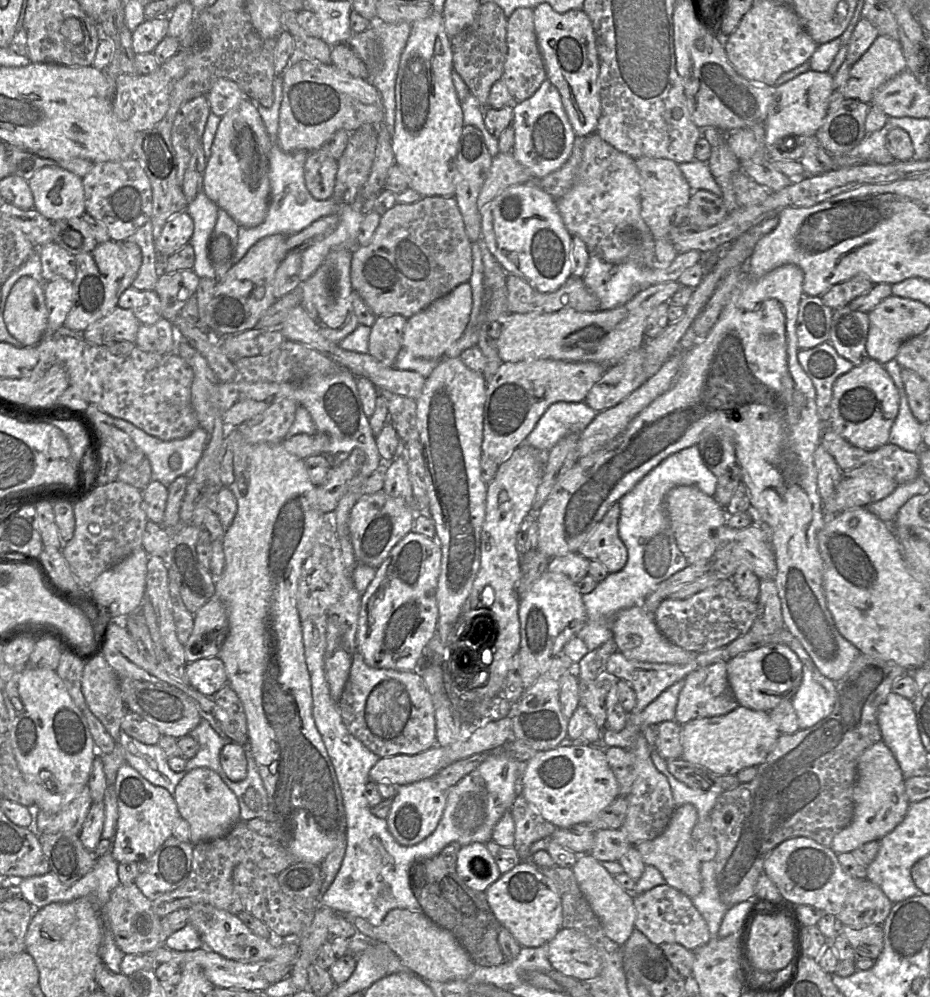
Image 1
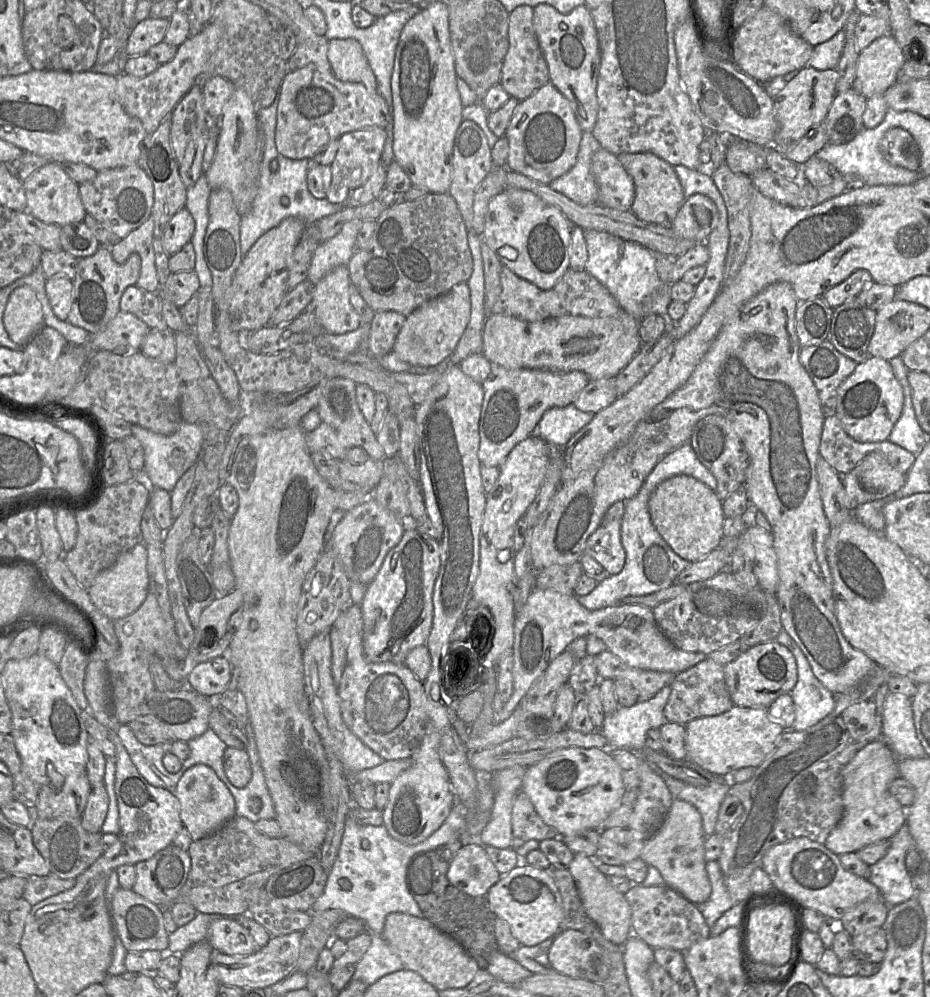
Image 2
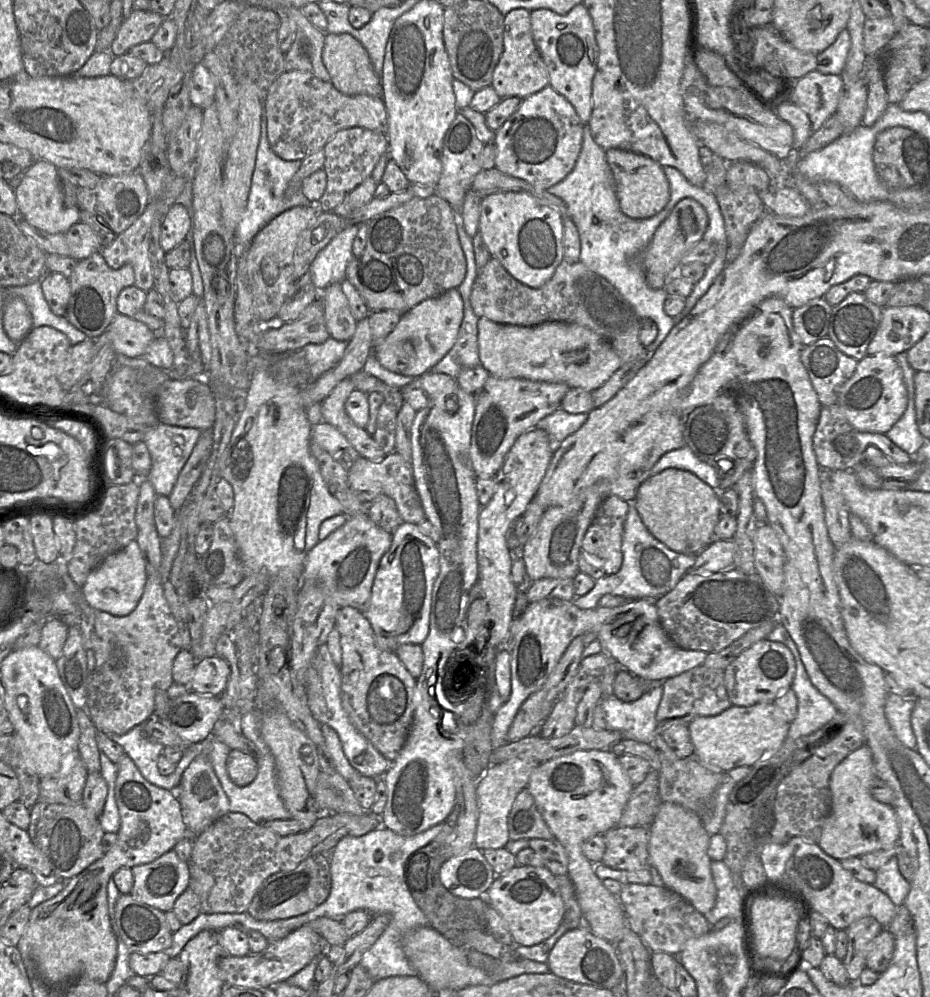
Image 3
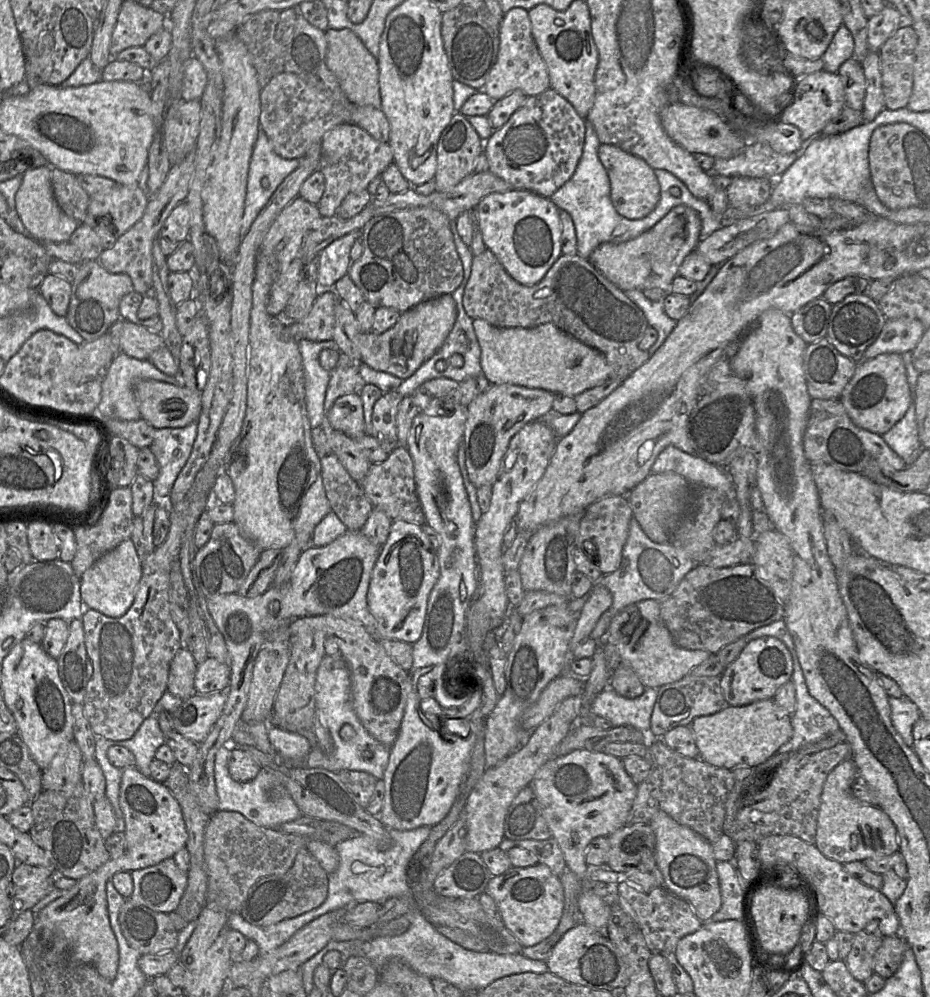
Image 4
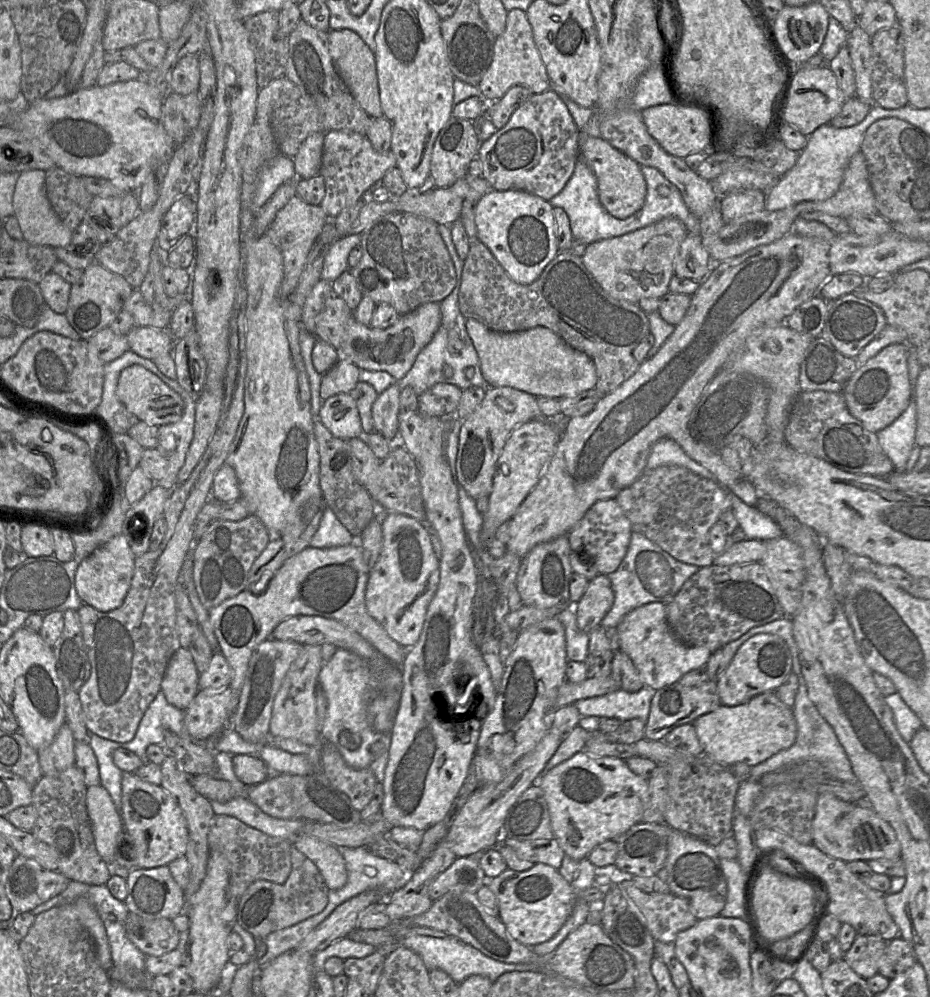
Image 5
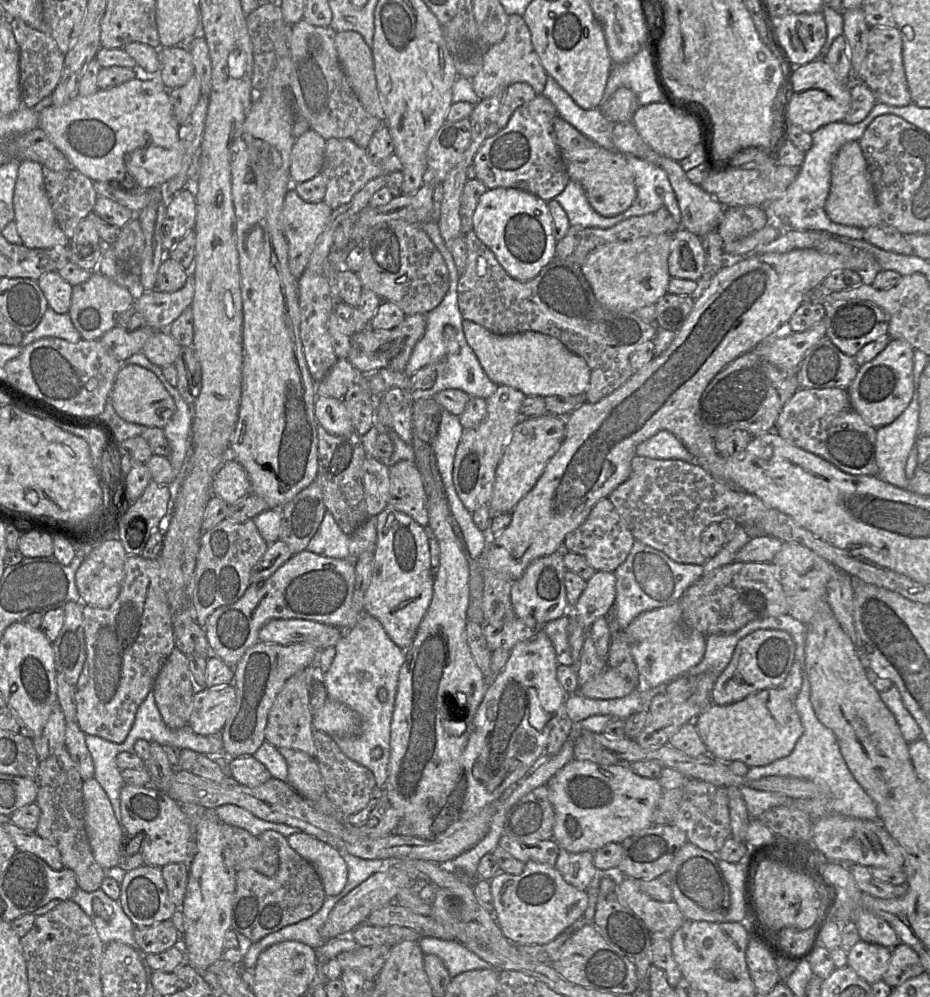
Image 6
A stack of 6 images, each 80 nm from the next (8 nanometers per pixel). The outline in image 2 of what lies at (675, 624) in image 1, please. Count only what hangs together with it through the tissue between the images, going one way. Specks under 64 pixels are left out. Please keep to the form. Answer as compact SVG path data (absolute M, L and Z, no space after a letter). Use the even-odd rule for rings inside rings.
M727 569L707 580L686 585L677 597L657 604L653 613L657 625L675 646L708 656L752 630L765 616L766 609L766 592L759 586L745 586Z

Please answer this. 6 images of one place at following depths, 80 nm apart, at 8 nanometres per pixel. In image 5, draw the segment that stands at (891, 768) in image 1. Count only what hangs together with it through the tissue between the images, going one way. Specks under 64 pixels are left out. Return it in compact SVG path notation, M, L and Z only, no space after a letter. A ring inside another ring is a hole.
M831 793L819 794L812 821L813 845L822 853L844 861L896 859L901 857L901 846L894 829L868 804L849 803Z

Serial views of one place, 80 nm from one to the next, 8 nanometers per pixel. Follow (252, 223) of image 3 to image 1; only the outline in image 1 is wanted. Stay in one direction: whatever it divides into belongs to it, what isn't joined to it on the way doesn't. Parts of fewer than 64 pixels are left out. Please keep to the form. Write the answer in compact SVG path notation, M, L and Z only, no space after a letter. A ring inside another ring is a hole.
M277 76L273 81L274 101L270 107L264 107L253 101L267 129L270 141L270 201L265 220L253 228L240 227L238 232L238 243L236 250L236 262L240 261L259 240L274 234L286 236L296 234L310 226L321 217L337 214L341 211L342 205L346 203L341 200L327 199L316 200L308 191L304 178L304 165L308 156L307 151L298 150L285 152L280 148L278 142L279 115L283 95L283 81Z

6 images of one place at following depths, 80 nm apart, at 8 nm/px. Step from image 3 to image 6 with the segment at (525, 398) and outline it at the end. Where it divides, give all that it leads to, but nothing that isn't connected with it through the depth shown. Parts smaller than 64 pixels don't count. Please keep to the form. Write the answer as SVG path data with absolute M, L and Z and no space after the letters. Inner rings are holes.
M499 385L496 391L486 399L486 419L474 428L464 428L453 464L453 483L457 495L471 513L483 505L489 505L496 469L507 441L515 426L522 419L527 418L521 415L521 406L526 397L522 391L514 387Z

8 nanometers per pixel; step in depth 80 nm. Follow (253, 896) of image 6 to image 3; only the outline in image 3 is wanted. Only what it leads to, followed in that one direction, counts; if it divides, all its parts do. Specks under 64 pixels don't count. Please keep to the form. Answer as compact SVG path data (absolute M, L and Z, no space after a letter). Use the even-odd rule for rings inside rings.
M316 854L306 858L290 871L267 878L255 893L247 913L258 921L273 921L305 914L322 904L331 890L330 855Z

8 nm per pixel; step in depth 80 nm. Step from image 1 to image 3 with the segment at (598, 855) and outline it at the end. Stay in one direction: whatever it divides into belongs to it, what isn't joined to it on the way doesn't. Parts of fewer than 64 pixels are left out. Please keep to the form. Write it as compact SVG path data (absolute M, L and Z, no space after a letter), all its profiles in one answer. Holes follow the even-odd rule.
M619 827L602 834L606 850L602 863L607 867L633 871L649 868L649 827Z

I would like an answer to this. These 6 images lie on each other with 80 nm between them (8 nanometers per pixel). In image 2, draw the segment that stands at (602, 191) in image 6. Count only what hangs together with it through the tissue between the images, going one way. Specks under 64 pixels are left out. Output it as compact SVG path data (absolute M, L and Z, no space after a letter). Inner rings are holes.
M650 152L622 153L617 157L635 186L635 197L630 211L645 222L670 226L686 200L674 166Z

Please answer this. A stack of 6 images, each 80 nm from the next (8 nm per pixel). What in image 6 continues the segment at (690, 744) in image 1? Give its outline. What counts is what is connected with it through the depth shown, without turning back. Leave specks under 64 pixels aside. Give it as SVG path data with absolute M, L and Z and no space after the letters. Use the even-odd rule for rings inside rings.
M781 686L768 688L734 704L709 704L694 723L708 754L716 760L740 761L748 767L765 766L788 756L803 733L794 699Z

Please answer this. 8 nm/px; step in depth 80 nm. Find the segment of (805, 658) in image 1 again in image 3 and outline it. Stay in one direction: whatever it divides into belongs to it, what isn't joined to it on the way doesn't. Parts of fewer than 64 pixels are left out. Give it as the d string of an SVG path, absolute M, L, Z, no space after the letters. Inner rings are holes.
M798 649L794 650L797 663L791 689L797 698L797 715L789 724L787 739L798 739L820 729L832 720L837 709L811 683Z

